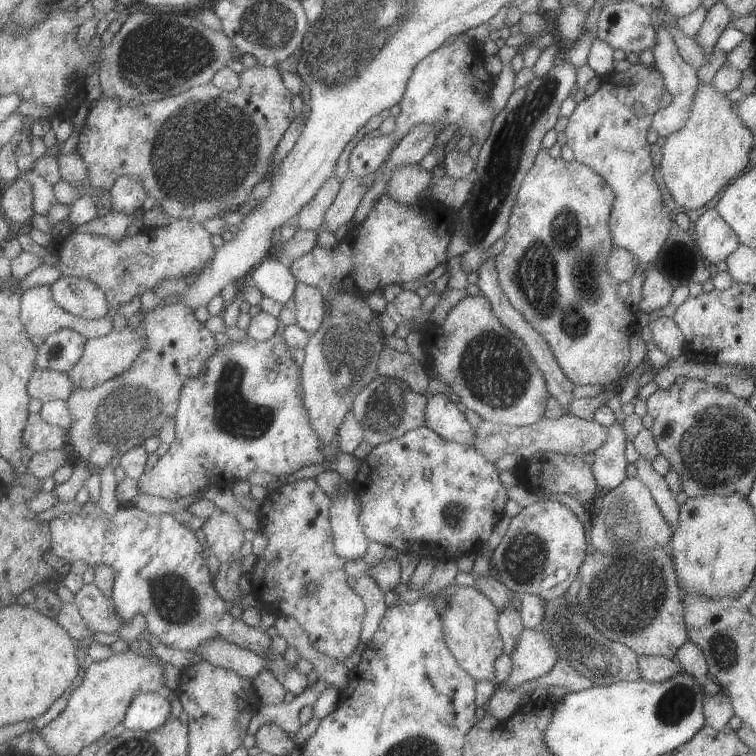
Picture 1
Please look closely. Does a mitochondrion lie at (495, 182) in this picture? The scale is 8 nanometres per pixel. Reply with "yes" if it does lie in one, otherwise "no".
yes

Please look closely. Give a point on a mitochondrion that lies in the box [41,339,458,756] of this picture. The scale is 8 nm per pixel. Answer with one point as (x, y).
(125, 415)

